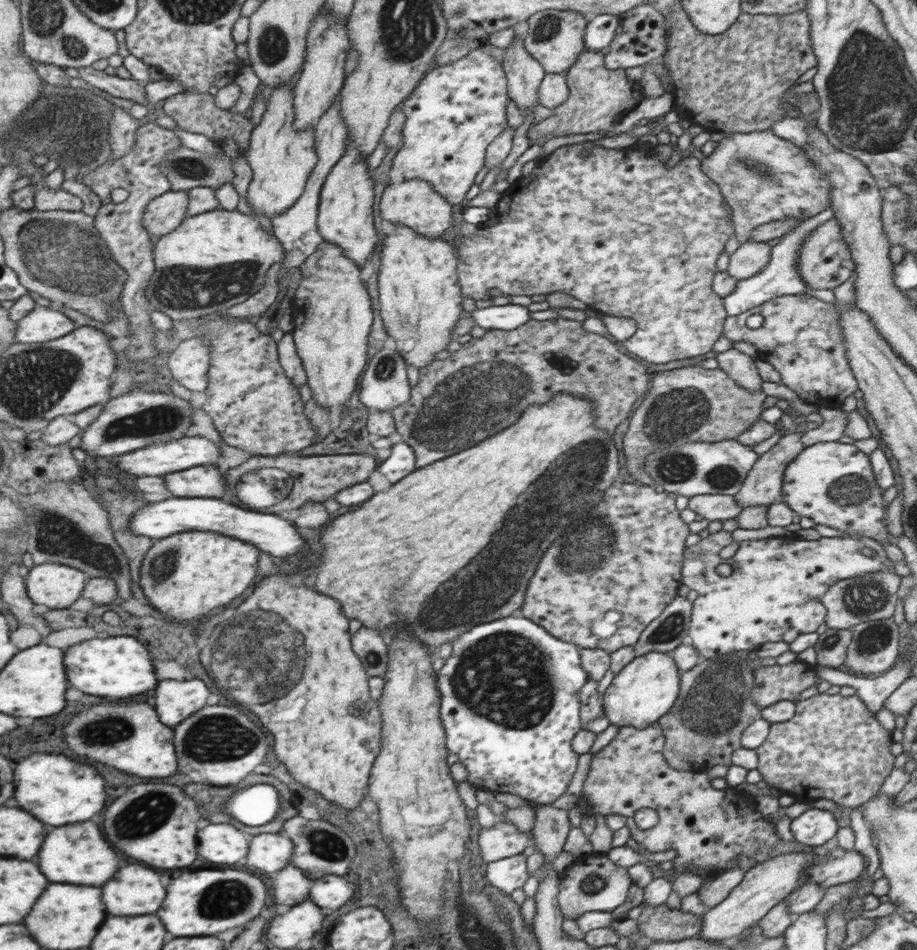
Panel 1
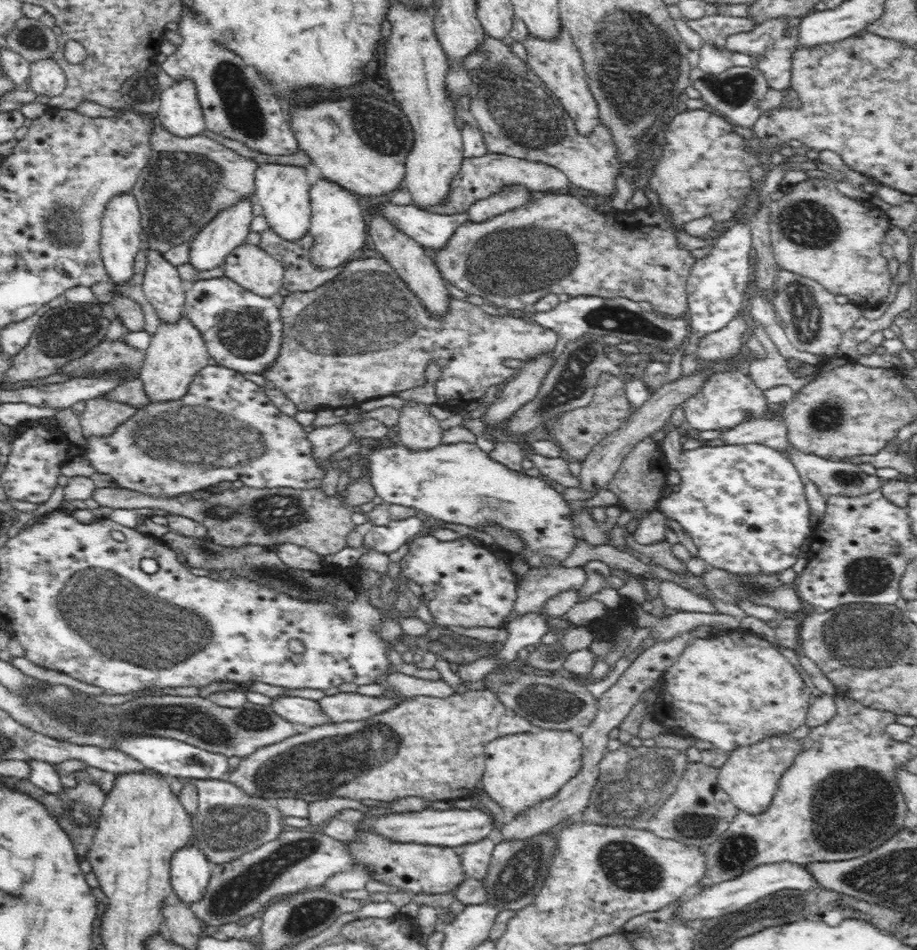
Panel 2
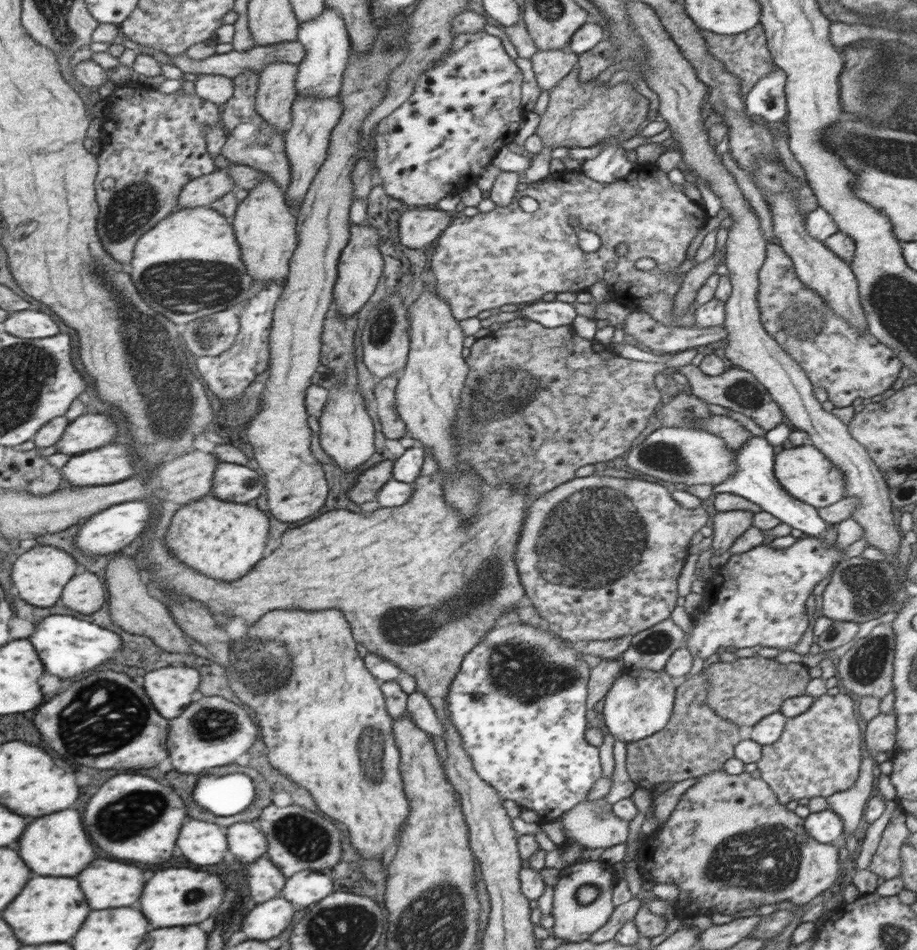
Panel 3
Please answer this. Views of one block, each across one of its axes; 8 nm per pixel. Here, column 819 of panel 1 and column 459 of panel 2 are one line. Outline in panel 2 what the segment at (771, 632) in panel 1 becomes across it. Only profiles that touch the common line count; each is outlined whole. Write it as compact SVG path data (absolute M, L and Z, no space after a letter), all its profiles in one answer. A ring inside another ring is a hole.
M417 536L412 541L410 552L400 560L401 576L404 579L414 580L424 594L430 594L430 610L436 614L438 626L458 626L458 628L502 628L512 616L517 603L517 587L519 578L514 576L510 566L492 550L480 548L468 538L464 537L453 542L440 542L431 536ZM466 596L470 599L468 604L462 604L460 598Z

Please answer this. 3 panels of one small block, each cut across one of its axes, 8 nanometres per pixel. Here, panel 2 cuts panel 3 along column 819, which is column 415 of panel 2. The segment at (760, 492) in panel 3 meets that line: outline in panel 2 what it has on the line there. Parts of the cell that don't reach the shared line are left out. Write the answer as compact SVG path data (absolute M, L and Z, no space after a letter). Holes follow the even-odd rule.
M420 512L420 515L403 518L402 521L391 521L383 529L372 528L372 531L366 534L362 546L359 548L345 547L340 553L324 557L323 562L333 563L335 566L350 566L351 563L358 562L367 550L367 546L388 555L397 551L410 539L414 540L419 536L419 533L424 530L427 520L426 514Z

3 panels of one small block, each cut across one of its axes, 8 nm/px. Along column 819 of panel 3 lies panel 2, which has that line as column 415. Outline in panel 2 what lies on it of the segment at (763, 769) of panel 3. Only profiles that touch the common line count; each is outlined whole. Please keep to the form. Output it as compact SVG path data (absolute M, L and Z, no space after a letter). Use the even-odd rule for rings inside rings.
M468 690L464 693L455 692L453 695L446 698L412 696L403 699L402 702L396 704L394 708L390 708L390 710L382 714L376 714L366 720L337 723L330 722L325 725L316 725L309 727L308 732L298 733L286 741L261 747L256 750L256 752L250 754L250 756L242 758L235 770L228 770L224 780L234 783L234 785L240 787L240 789L244 789L248 795L261 796L273 800L277 798L295 798L311 803L340 796L340 798L350 798L350 800L355 801L362 801L368 798L368 800L389 802L404 798L404 796L420 796L420 798L424 798L430 802L438 800L452 803L456 800L456 796L460 796L460 794L456 794L456 790L464 790L464 788L466 790L475 790L476 783L481 779L485 770L483 755L485 754L485 746L488 745L489 742L504 735L534 732L534 730L540 730L540 727L537 728L525 718L518 716L514 710L506 708L502 702L499 701L496 693L491 690Z

